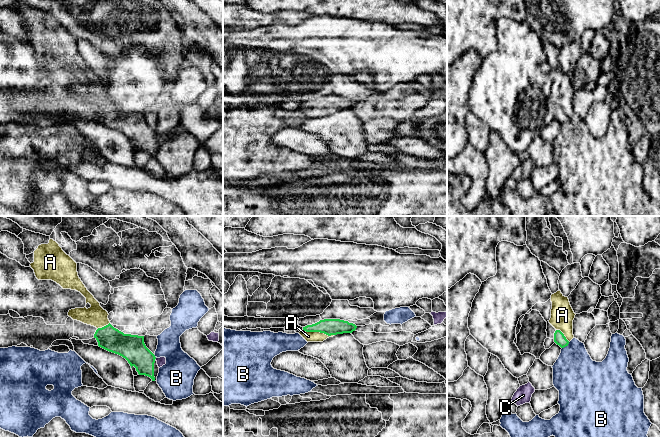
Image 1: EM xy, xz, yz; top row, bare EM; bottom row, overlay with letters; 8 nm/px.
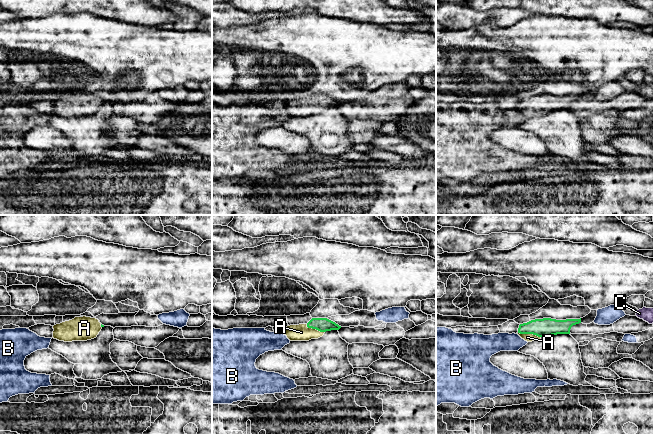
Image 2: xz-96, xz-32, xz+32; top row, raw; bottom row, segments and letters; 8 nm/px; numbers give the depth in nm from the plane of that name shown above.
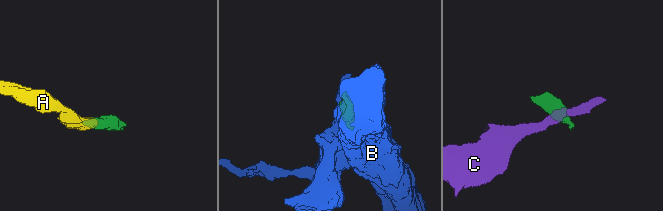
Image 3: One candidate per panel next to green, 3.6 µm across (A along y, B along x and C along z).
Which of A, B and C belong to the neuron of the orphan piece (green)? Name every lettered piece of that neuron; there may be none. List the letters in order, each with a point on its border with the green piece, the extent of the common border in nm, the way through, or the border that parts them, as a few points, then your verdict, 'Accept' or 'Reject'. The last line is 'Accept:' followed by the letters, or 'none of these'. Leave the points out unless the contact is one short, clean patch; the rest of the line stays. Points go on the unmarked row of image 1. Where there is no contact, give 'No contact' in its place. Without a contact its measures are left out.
A: Touches green at xz (318, 107). Shared border 260 nm. Path across: xz (329, 103), (318, 107), (308, 112). Accept
B: Touches green at yz (565, 122). Shared border 80 nm. Reject
C: Touches green at xy (155, 134). Shared border 30 nm. Boundary: xy (156, 133), (154, 135). Reject
Accept: A

